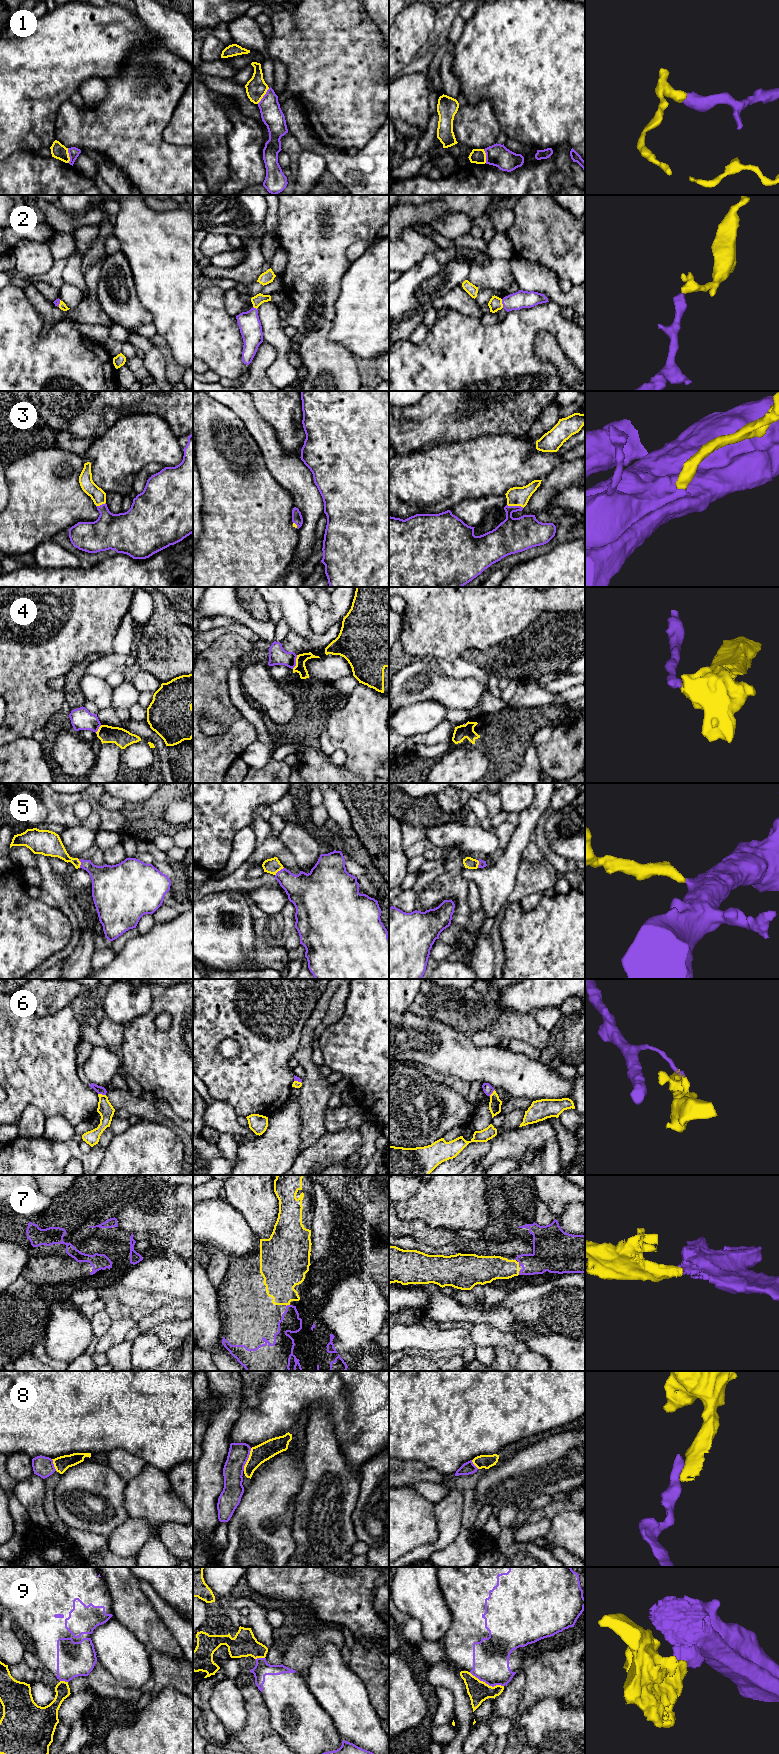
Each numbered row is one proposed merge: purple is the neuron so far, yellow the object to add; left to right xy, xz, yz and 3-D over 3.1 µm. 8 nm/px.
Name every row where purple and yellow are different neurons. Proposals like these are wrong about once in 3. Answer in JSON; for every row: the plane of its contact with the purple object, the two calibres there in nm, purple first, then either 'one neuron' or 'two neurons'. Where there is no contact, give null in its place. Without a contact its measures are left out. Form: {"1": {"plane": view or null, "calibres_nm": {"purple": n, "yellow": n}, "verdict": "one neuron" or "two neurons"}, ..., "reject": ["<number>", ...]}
{"1": {"plane": "xz", "calibres_nm": {"purple": 170, "yellow": 170}, "verdict": "two neurons"}, "2": {"plane": "yz", "calibres_nm": {"purple": 140, "yellow": 110}, "verdict": "one neuron"}, "3": {"plane": "yz", "calibres_nm": {"purple": 280, "yellow": 160}, "verdict": "one neuron"}, "4": {"plane": "xz", "calibres_nm": {"purple": 140, "yellow": 90}, "verdict": "two neurons"}, "5": {"plane": "xz", "calibres_nm": {"purple": 260, "yellow": 120}, "verdict": "one neuron"}, "6": {"plane": "xy", "calibres_nm": {"purple": 60, "yellow": 120}, "verdict": "two neurons"}, "7": {"plane": "yz", "calibres_nm": {"purple": 220, "yellow": 200}, "verdict": "one neuron"}, "8": {"plane": "xz", "calibres_nm": {"purple": 170, "yellow": 150}, "verdict": "two neurons"}, "9": {"plane": "yz", "calibres_nm": {"purple": 280, "yellow": 170}, "verdict": "two neurons"}, "reject": ["1", "4", "6", "8", "9"]}

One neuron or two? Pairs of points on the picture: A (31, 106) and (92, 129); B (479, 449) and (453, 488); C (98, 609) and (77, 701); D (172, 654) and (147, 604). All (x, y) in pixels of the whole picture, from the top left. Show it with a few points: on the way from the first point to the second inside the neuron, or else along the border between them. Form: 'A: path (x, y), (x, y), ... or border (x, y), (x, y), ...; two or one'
A: border (68, 99), (60, 105), (57, 111), (54, 138); two
B: path (477, 459), (458, 478); one
C: border (98, 656), (88, 655), (68, 671); two
D: border (152, 597), (154, 612), (143, 625); two

